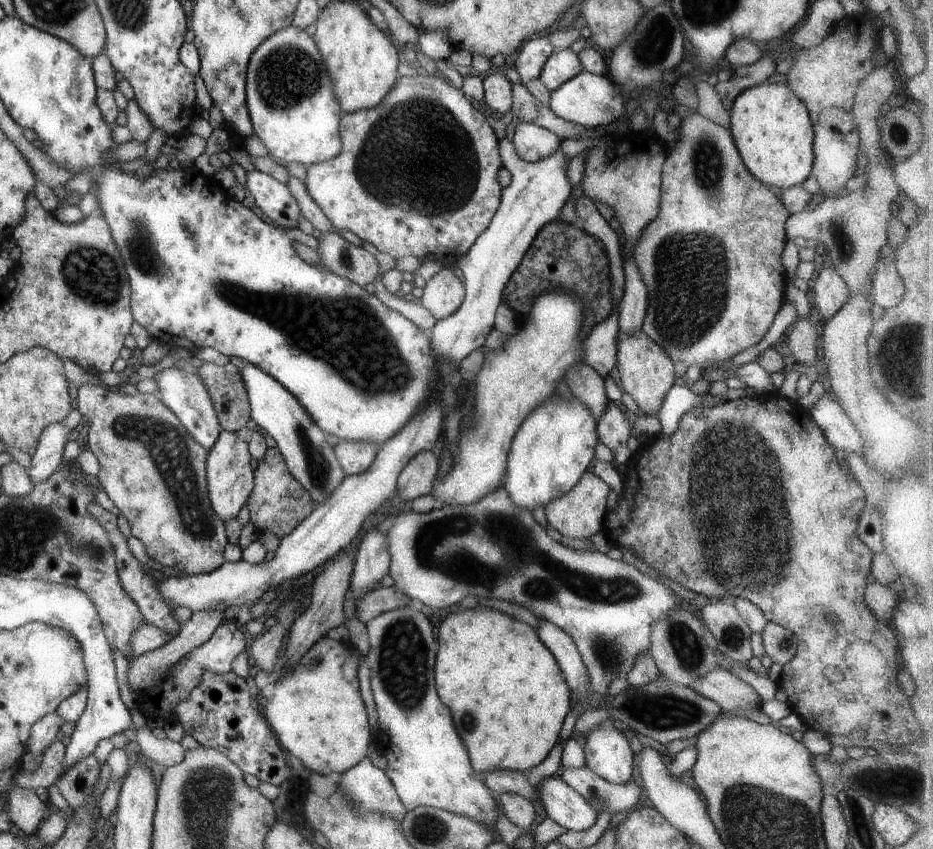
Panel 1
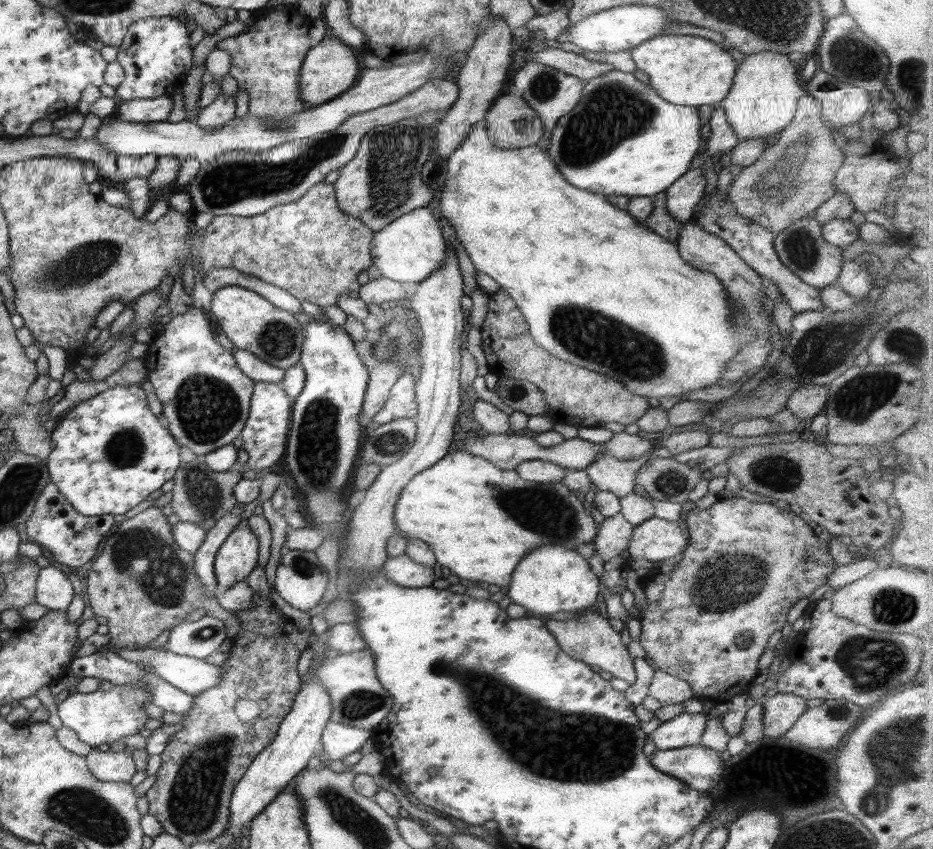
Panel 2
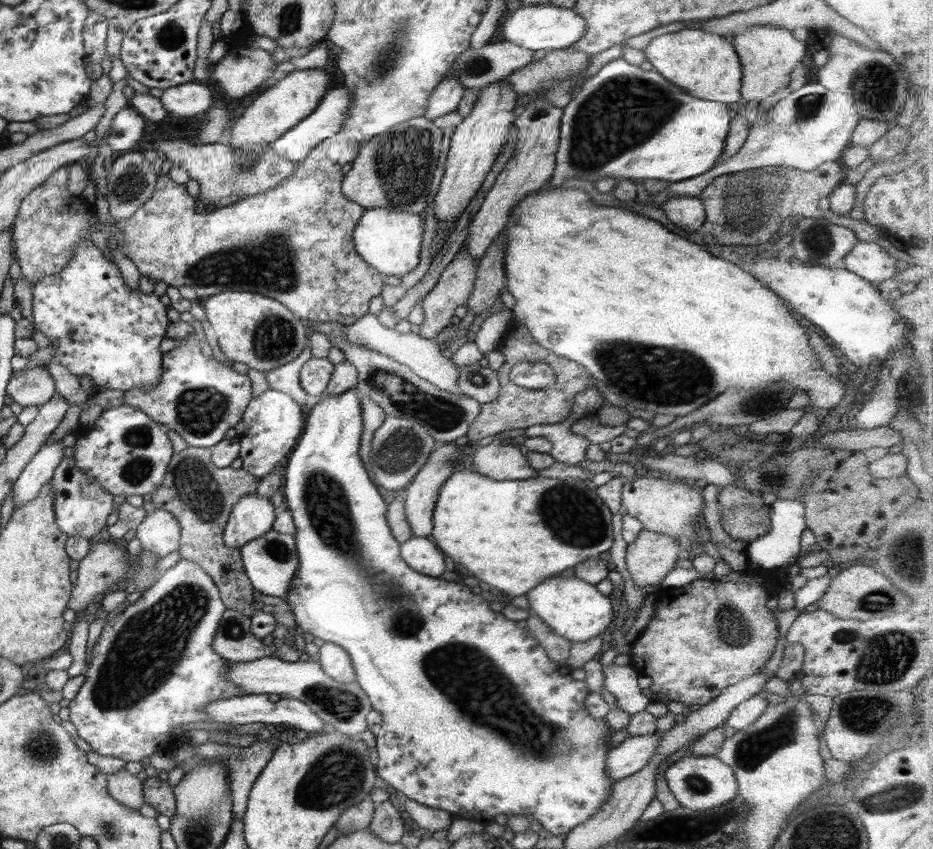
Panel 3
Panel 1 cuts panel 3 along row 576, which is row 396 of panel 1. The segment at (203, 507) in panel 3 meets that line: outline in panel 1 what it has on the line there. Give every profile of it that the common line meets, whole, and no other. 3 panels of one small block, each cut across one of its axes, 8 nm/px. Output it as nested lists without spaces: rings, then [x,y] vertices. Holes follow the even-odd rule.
[[[204,363],[200,368],[195,368],[195,372],[205,383],[221,430],[230,433],[245,432],[245,424],[250,418],[250,406],[239,370],[232,363],[223,366]]]

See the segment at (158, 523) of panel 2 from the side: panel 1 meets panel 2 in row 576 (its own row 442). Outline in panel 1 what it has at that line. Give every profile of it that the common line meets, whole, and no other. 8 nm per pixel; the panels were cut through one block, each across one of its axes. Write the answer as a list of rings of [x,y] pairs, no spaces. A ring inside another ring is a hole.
[[[82,384],[77,389],[75,396],[78,412],[87,417],[89,420],[89,428],[87,428],[87,446],[95,455],[99,463],[99,470],[96,477],[99,481],[100,488],[105,491],[105,495],[113,502],[118,512],[125,516],[128,524],[130,535],[140,540],[146,550],[146,554],[151,560],[159,562],[162,566],[175,568],[179,572],[186,575],[196,575],[199,573],[210,573],[218,566],[225,562],[223,558],[224,548],[227,546],[227,538],[225,537],[224,522],[217,518],[217,515],[211,508],[207,482],[206,482],[206,456],[208,450],[197,444],[193,437],[187,432],[187,429],[179,422],[179,419],[159,400],[155,395],[149,393],[137,393],[134,396],[123,395],[121,392],[111,392],[105,386],[95,384]]]

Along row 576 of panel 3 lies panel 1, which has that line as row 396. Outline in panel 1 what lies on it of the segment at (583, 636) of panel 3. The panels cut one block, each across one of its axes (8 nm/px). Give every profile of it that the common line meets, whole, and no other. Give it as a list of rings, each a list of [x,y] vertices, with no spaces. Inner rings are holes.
[[[553,396],[547,402],[539,404],[537,410],[531,410],[531,414],[527,414],[519,430],[515,432],[509,454],[507,454],[507,468],[505,468],[507,474],[505,474],[503,488],[514,505],[531,511],[539,505],[545,506],[550,500],[559,498],[571,490],[583,471],[589,468],[589,462],[593,458],[593,447],[598,440],[595,425],[594,416],[575,396],[571,399]]]

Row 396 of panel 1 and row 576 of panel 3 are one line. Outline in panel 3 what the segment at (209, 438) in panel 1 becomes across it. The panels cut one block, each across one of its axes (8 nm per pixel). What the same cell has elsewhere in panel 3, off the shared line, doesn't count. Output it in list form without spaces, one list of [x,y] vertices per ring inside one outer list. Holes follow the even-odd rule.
[[[181,559],[176,561],[174,566],[161,571],[156,581],[142,591],[134,603],[128,604],[119,614],[115,615],[115,618],[105,623],[101,634],[99,634],[99,637],[95,641],[89,666],[87,666],[86,672],[83,673],[83,685],[79,688],[77,695],[67,704],[67,710],[69,710],[68,721],[75,726],[76,736],[81,738],[81,740],[85,740],[89,744],[91,751],[95,752],[98,756],[117,758],[123,760],[125,763],[139,762],[143,758],[147,758],[154,752],[157,752],[157,750],[167,751],[175,748],[172,747],[172,743],[175,741],[172,740],[174,737],[169,736],[169,731],[179,726],[179,724],[196,722],[198,720],[207,721],[208,718],[202,712],[202,708],[209,704],[209,702],[245,696],[245,693],[239,690],[239,687],[233,687],[222,676],[222,672],[227,670],[229,663],[215,654],[215,651],[211,650],[211,641],[213,641],[215,630],[219,626],[219,620],[221,620],[221,615],[225,609],[225,605],[220,599],[218,588],[214,585],[211,578],[209,578],[209,575],[196,562]]]

